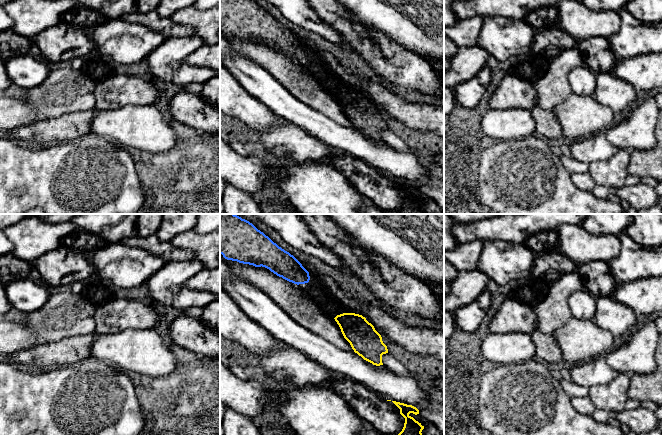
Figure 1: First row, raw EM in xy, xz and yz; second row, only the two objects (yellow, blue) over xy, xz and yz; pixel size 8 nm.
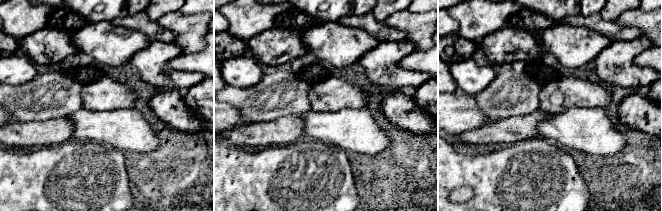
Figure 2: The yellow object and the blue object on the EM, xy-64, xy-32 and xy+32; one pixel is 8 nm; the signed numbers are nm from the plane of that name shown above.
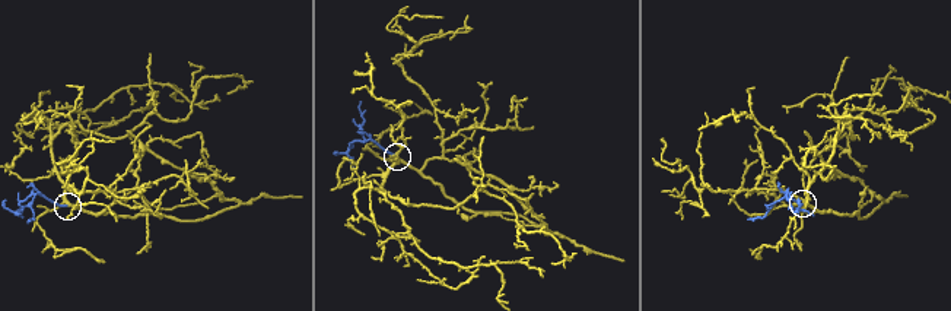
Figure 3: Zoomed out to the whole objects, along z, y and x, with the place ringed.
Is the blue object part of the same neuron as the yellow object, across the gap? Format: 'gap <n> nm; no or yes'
gap 360 nm; yes

